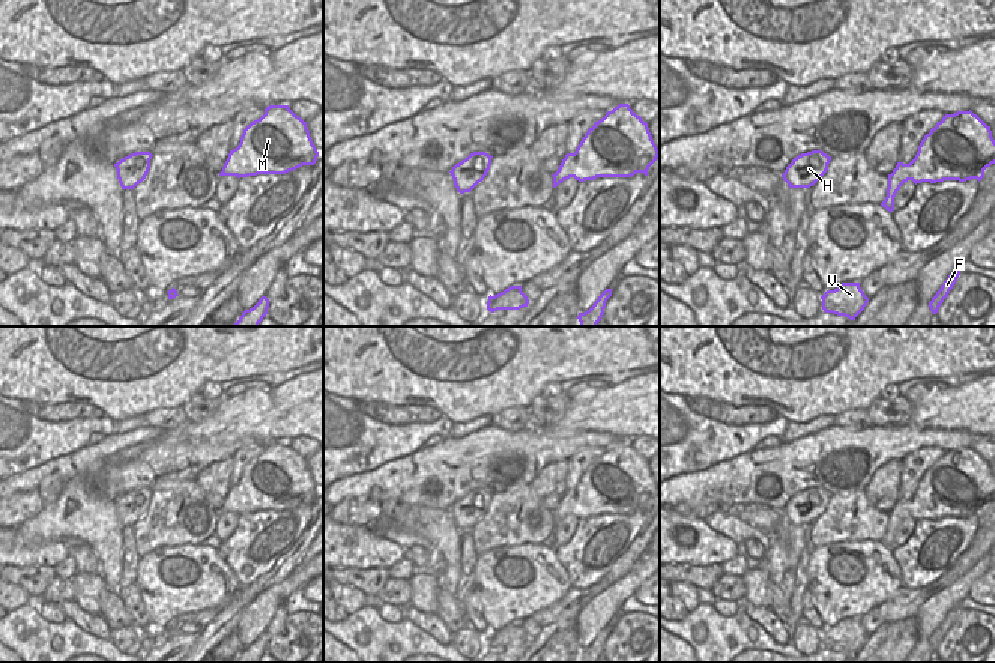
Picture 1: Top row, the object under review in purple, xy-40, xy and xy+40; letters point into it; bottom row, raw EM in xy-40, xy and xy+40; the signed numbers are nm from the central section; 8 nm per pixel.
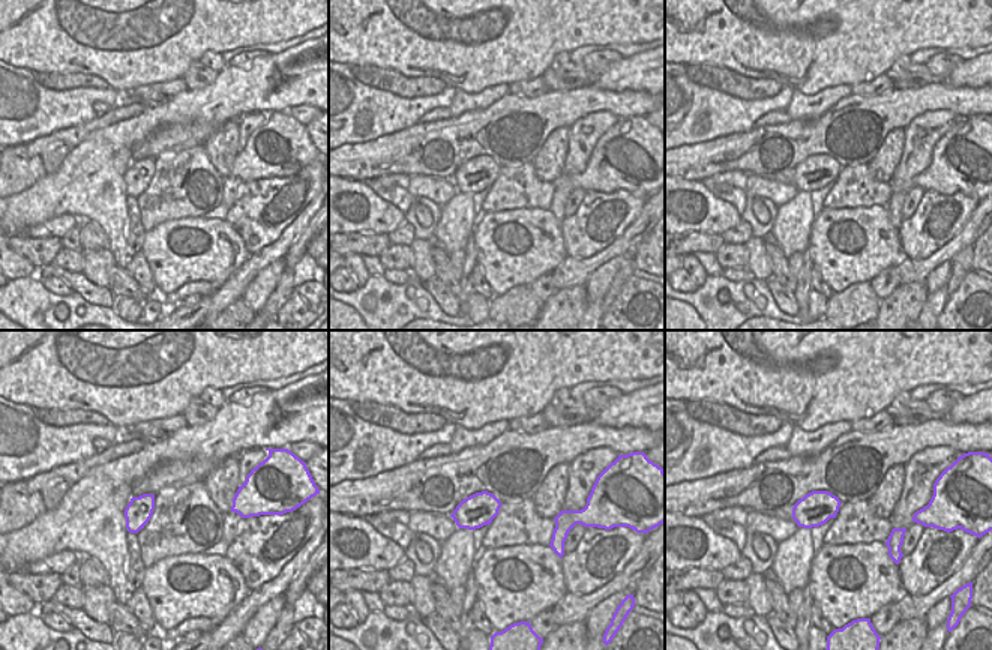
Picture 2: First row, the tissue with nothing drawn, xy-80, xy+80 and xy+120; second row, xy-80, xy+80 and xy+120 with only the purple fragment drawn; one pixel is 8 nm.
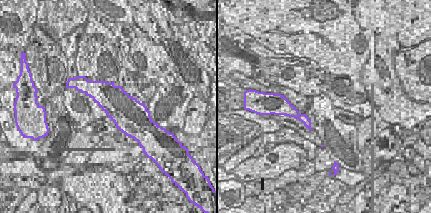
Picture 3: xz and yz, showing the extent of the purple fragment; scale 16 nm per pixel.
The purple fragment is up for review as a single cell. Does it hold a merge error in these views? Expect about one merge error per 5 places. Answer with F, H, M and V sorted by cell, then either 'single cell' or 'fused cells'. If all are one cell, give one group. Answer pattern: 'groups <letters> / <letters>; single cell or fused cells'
groups F H M V; single cell

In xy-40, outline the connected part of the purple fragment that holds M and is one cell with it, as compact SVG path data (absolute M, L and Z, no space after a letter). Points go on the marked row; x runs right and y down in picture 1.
M269 105L260 119L243 129L219 176L286 174L302 165L314 165L317 156L307 122L289 105Z

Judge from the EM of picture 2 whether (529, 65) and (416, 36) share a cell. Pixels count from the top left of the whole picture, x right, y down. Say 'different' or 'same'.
same

